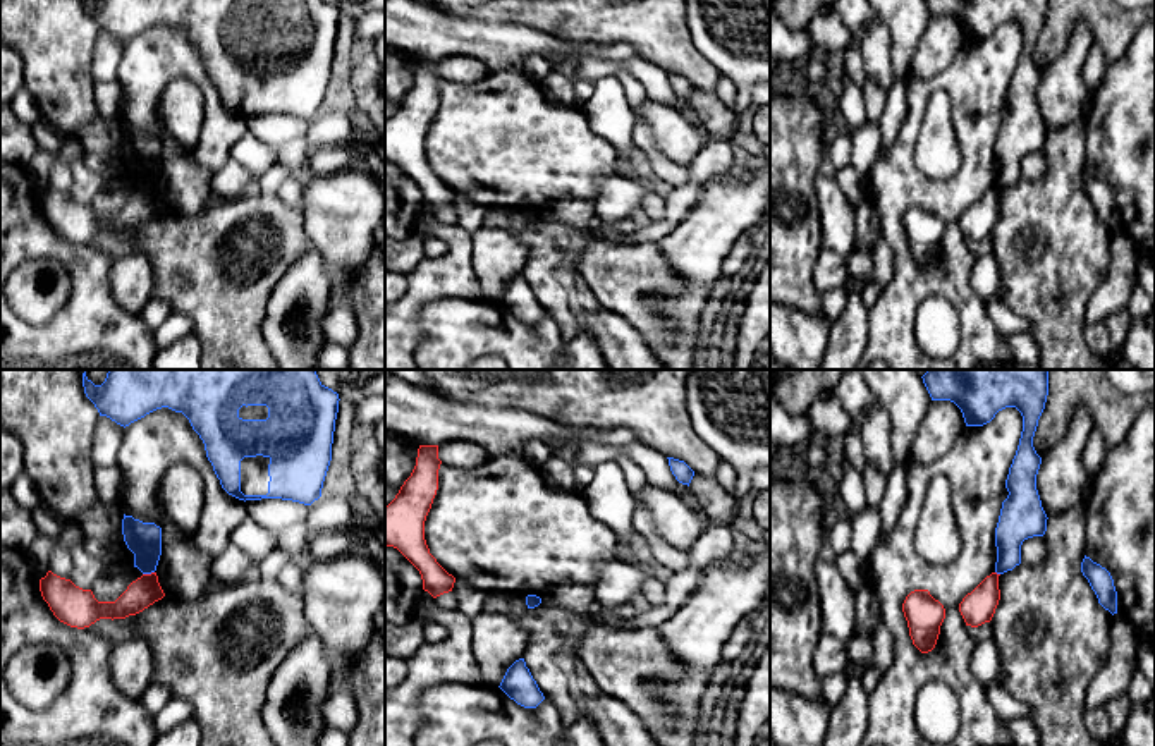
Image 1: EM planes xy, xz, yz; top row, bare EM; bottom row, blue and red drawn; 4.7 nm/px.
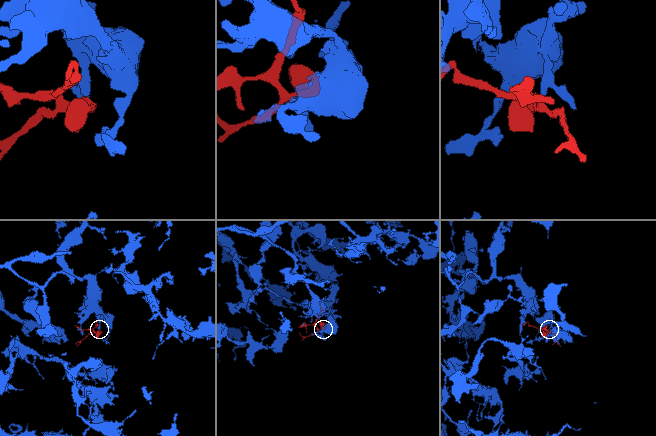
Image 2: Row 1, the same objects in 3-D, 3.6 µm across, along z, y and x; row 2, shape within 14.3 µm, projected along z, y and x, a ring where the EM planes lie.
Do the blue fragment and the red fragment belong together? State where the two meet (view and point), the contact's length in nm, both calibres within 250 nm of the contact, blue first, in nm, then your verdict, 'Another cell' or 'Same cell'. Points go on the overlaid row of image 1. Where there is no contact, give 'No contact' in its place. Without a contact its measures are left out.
Touches blue at xy (148, 573). Shared border 60 nm. Thickness 160 nm (blue) against 140 nm. Another cell

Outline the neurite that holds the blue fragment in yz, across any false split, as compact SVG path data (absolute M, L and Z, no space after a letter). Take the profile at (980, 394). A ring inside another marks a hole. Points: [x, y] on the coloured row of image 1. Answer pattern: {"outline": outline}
{"outline": "M928 370L921 378L932 401L950 401L961 409L966 426L983 426L1005 407L1016 407L1023 416L1019 445L1005 480L1009 495L1002 502L995 528L995 572L1012 571L1021 564L1023 541L1047 531L1048 517L1036 490L1042 457L1033 447L1033 437L1048 395L1048 370Z"}

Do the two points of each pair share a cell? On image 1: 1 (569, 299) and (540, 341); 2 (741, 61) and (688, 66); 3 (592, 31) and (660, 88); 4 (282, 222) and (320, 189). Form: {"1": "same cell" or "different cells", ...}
{"1": "different cells", "2": "different cells", "3": "different cells", "4": "different cells"}

